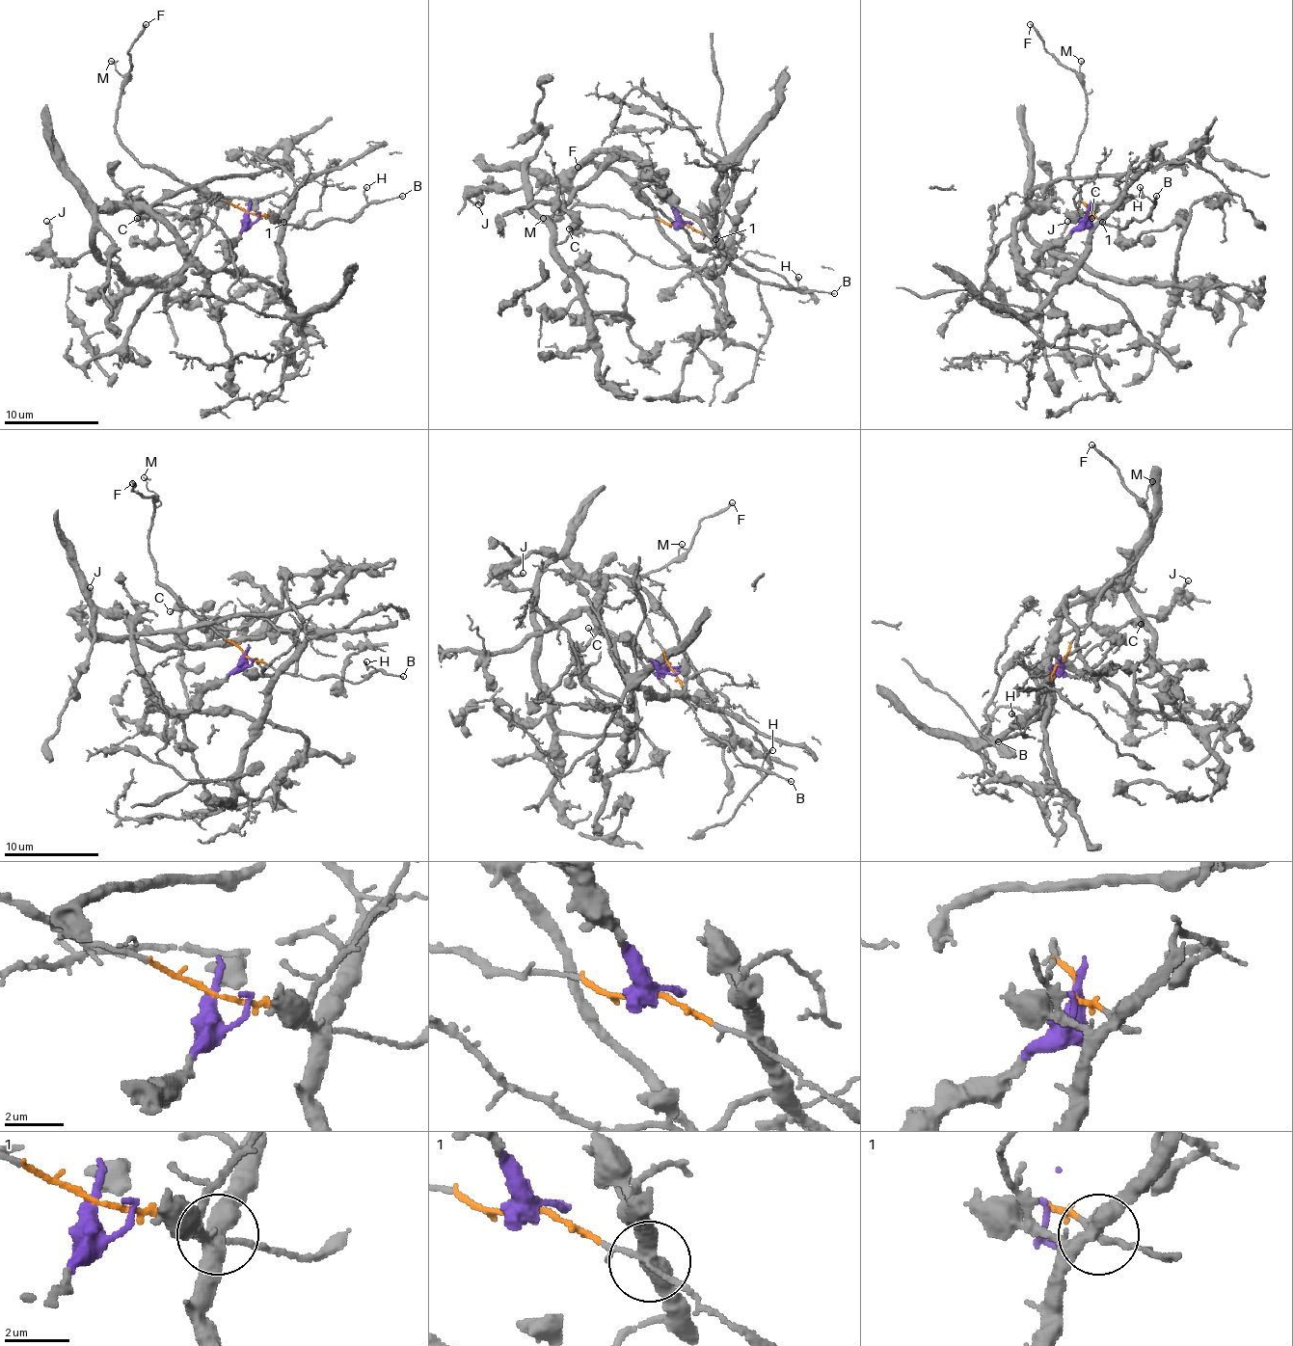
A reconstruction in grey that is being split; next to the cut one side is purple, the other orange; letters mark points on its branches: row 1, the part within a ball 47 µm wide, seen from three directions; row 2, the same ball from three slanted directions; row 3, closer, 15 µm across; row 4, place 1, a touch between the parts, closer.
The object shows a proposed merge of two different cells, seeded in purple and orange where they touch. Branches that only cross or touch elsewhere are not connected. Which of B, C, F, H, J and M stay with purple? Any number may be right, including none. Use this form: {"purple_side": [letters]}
{"purple_side": ["C", "J"]}

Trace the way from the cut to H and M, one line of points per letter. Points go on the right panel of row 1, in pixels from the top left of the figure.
H: (1087, 214), (1117, 228), (1132, 218), (1142, 221), (1153, 204), (1139, 188)
M: (1087, 214), (1080, 192), (1073, 185), (1068, 164), (1085, 128), (1087, 102), (1080, 60)

